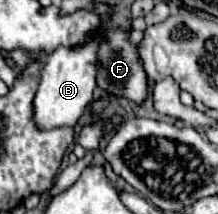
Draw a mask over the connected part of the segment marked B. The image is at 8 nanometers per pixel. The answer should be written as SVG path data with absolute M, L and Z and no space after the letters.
M94 38L90 42L86 42L86 46L78 46L78 50L56 50L54 54L50 54L50 58L46 58L42 72L40 72L40 86L36 90L32 108L34 108L34 124L38 130L54 130L54 128L64 128L64 126L74 126L78 122L78 118L84 114L86 106L92 102L92 92L96 88L96 78L94 78L94 70L96 70L96 54L94 50L98 48L100 38Z

